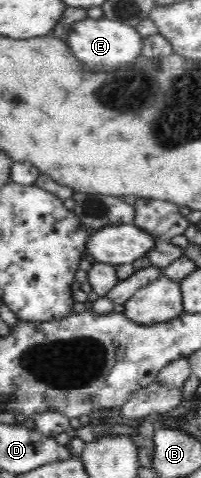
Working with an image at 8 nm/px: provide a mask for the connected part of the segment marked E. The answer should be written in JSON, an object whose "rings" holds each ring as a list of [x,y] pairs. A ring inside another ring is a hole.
{"rings":[[[104,16],[100,19],[87,17],[76,22],[69,34],[66,34],[65,41],[70,45],[71,52],[79,60],[83,60],[87,68],[93,72],[111,72],[141,58],[143,39],[136,27]]]}

